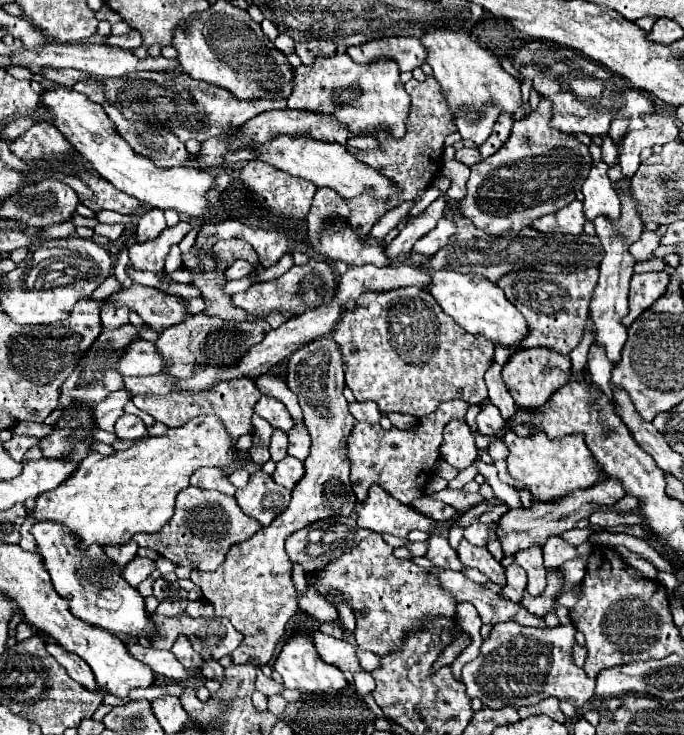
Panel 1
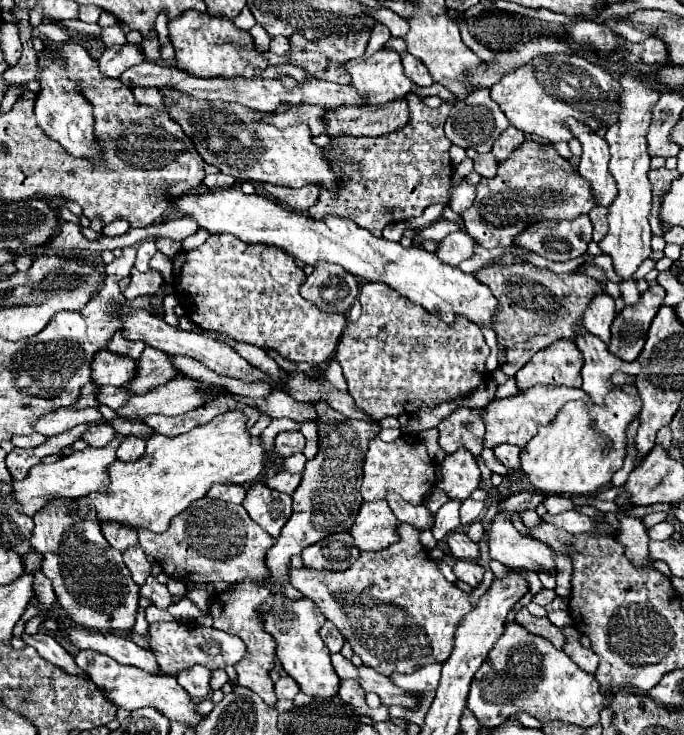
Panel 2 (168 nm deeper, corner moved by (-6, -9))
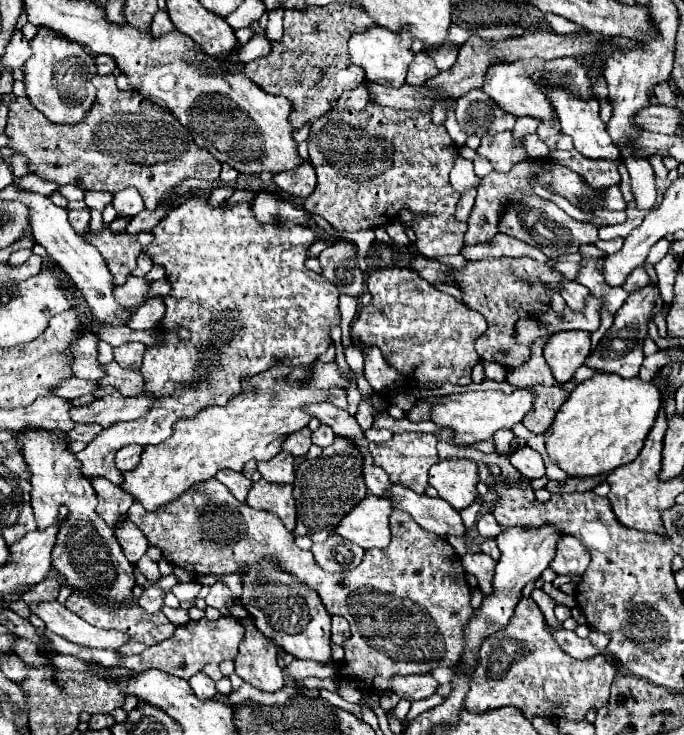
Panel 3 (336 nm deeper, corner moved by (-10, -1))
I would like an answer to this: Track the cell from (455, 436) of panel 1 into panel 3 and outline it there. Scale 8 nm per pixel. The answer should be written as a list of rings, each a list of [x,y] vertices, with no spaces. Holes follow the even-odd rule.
[[[440,460],[430,470],[430,486],[434,486],[438,496],[454,510],[464,510],[476,500],[476,484],[478,468],[472,460]]]

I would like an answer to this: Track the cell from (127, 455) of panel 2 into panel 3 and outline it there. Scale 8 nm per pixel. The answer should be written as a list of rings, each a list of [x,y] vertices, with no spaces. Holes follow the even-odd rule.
[[[136,444],[118,450],[118,454],[116,454],[116,458],[114,458],[116,468],[118,468],[120,472],[130,472],[130,470],[134,470],[134,468],[138,466],[138,460],[140,460],[142,450],[144,450],[144,448],[142,448],[142,446],[136,446]]]

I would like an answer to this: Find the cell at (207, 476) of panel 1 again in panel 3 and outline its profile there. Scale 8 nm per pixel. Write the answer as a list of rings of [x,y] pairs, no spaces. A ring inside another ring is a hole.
[[[220,470],[220,472],[216,474],[216,478],[218,478],[224,486],[228,486],[228,490],[230,490],[240,502],[246,502],[246,496],[248,496],[248,492],[250,492],[250,488],[252,488],[252,482],[250,482],[248,478],[244,478],[244,474],[234,472],[234,470]]]

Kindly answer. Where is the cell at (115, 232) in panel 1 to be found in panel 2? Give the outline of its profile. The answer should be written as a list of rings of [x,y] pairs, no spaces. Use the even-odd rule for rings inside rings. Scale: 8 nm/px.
[[[120,220],[120,222],[110,222],[108,226],[104,226],[104,236],[110,236],[110,238],[116,238],[116,236],[122,236],[122,234],[126,234],[128,232],[128,222],[124,222],[124,220]]]

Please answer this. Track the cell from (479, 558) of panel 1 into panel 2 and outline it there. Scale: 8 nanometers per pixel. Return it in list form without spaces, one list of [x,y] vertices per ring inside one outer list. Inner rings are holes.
[[[454,532],[454,538],[448,538],[448,546],[456,558],[470,560],[480,566],[480,546],[476,542],[472,542],[466,534]]]

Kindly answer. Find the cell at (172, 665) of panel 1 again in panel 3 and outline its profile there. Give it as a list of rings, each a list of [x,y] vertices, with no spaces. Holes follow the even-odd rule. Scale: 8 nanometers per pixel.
[[[58,600],[28,604],[28,608],[46,624],[48,630],[56,632],[68,642],[88,648],[106,648],[106,650],[118,650],[122,644],[128,642],[128,638],[124,638],[124,634],[116,630],[112,632],[112,630],[100,630],[90,626]]]

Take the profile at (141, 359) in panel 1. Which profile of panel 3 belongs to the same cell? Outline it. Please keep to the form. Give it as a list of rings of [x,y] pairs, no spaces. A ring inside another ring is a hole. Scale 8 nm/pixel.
[[[88,332],[82,338],[78,338],[70,346],[70,352],[74,356],[70,366],[72,366],[76,378],[84,378],[84,380],[96,382],[98,378],[104,376],[104,370],[98,364],[98,338],[92,332]]]

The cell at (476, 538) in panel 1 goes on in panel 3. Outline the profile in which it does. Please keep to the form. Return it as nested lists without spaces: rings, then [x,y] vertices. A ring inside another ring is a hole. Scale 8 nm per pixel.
[[[564,536],[558,542],[556,558],[552,560],[550,568],[554,568],[558,574],[584,574],[590,564],[590,552],[588,548],[578,542],[574,536]]]

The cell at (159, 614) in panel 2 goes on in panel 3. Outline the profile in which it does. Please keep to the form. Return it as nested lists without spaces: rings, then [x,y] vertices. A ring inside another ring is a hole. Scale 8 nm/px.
[[[164,606],[162,612],[164,612],[164,616],[166,616],[172,624],[176,624],[176,626],[186,626],[188,620],[190,620],[190,616],[188,616],[188,612],[186,612],[184,608],[176,608],[176,610],[174,610],[174,608]]]

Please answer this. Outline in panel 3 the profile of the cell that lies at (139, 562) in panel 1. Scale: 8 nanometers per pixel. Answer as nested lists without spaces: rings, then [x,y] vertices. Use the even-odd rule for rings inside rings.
[[[126,518],[124,522],[120,522],[120,526],[114,528],[114,536],[118,540],[118,544],[122,546],[126,558],[136,564],[148,550],[148,540],[144,538],[144,534]]]

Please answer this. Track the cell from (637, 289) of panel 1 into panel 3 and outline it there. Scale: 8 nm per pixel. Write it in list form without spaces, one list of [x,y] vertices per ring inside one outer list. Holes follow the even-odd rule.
[[[644,286],[636,292],[632,292],[628,296],[628,300],[624,302],[624,306],[616,312],[616,320],[610,326],[610,330],[606,330],[606,334],[602,336],[600,344],[590,352],[590,356],[586,358],[586,366],[596,370],[596,372],[612,372],[618,374],[622,378],[632,378],[638,376],[638,370],[642,366],[644,354],[642,354],[642,342],[644,336],[648,334],[646,322],[650,318],[650,310],[656,306],[656,296],[658,296],[658,288],[656,286]]]

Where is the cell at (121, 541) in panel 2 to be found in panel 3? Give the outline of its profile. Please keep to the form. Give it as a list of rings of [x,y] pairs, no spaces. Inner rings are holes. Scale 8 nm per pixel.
[[[92,478],[92,488],[98,496],[96,512],[108,526],[116,526],[126,516],[126,510],[132,506],[134,498],[120,486],[114,486],[106,478]]]

